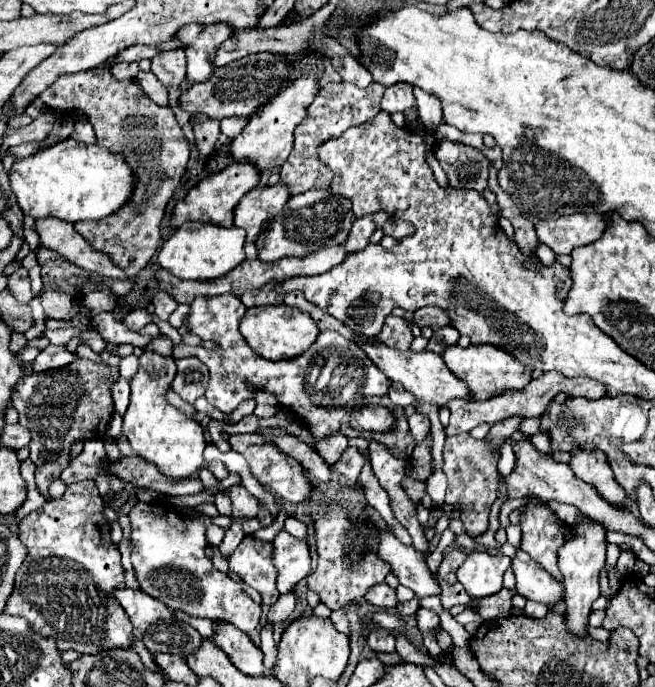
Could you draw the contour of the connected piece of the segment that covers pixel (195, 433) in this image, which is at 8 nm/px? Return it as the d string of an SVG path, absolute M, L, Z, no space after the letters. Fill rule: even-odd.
M145 351L141 355L139 371L131 379L131 403L123 415L123 435L127 437L131 449L153 463L161 475L171 479L189 479L203 467L203 451L207 443L201 425L165 401L165 391L169 389L173 377L173 357L163 357L153 351Z

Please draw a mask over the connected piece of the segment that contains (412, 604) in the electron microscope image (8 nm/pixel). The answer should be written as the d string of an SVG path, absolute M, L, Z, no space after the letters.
M414 597L410 601L399 603L396 606L397 612L401 616L406 615L415 615L416 612L420 609L420 599L418 597Z

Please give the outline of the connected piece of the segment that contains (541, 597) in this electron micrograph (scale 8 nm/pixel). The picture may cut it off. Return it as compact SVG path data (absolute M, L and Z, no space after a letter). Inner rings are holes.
M517 547L511 567L517 579L517 593L525 599L539 601L545 605L553 605L563 599L561 583L553 581L553 577L549 577L549 573L541 569L541 565L537 565L529 555L525 555L523 549Z

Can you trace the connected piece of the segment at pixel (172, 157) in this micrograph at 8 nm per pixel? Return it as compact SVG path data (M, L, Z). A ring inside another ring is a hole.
M103 65L81 73L59 75L39 99L57 113L81 111L95 129L97 145L115 151L133 169L133 195L117 213L101 221L80 221L74 227L95 249L105 249L129 277L135 277L159 249L159 225L165 207L187 169L191 155L189 139L183 135L183 129L169 107L159 107L147 97L137 81L121 81Z

